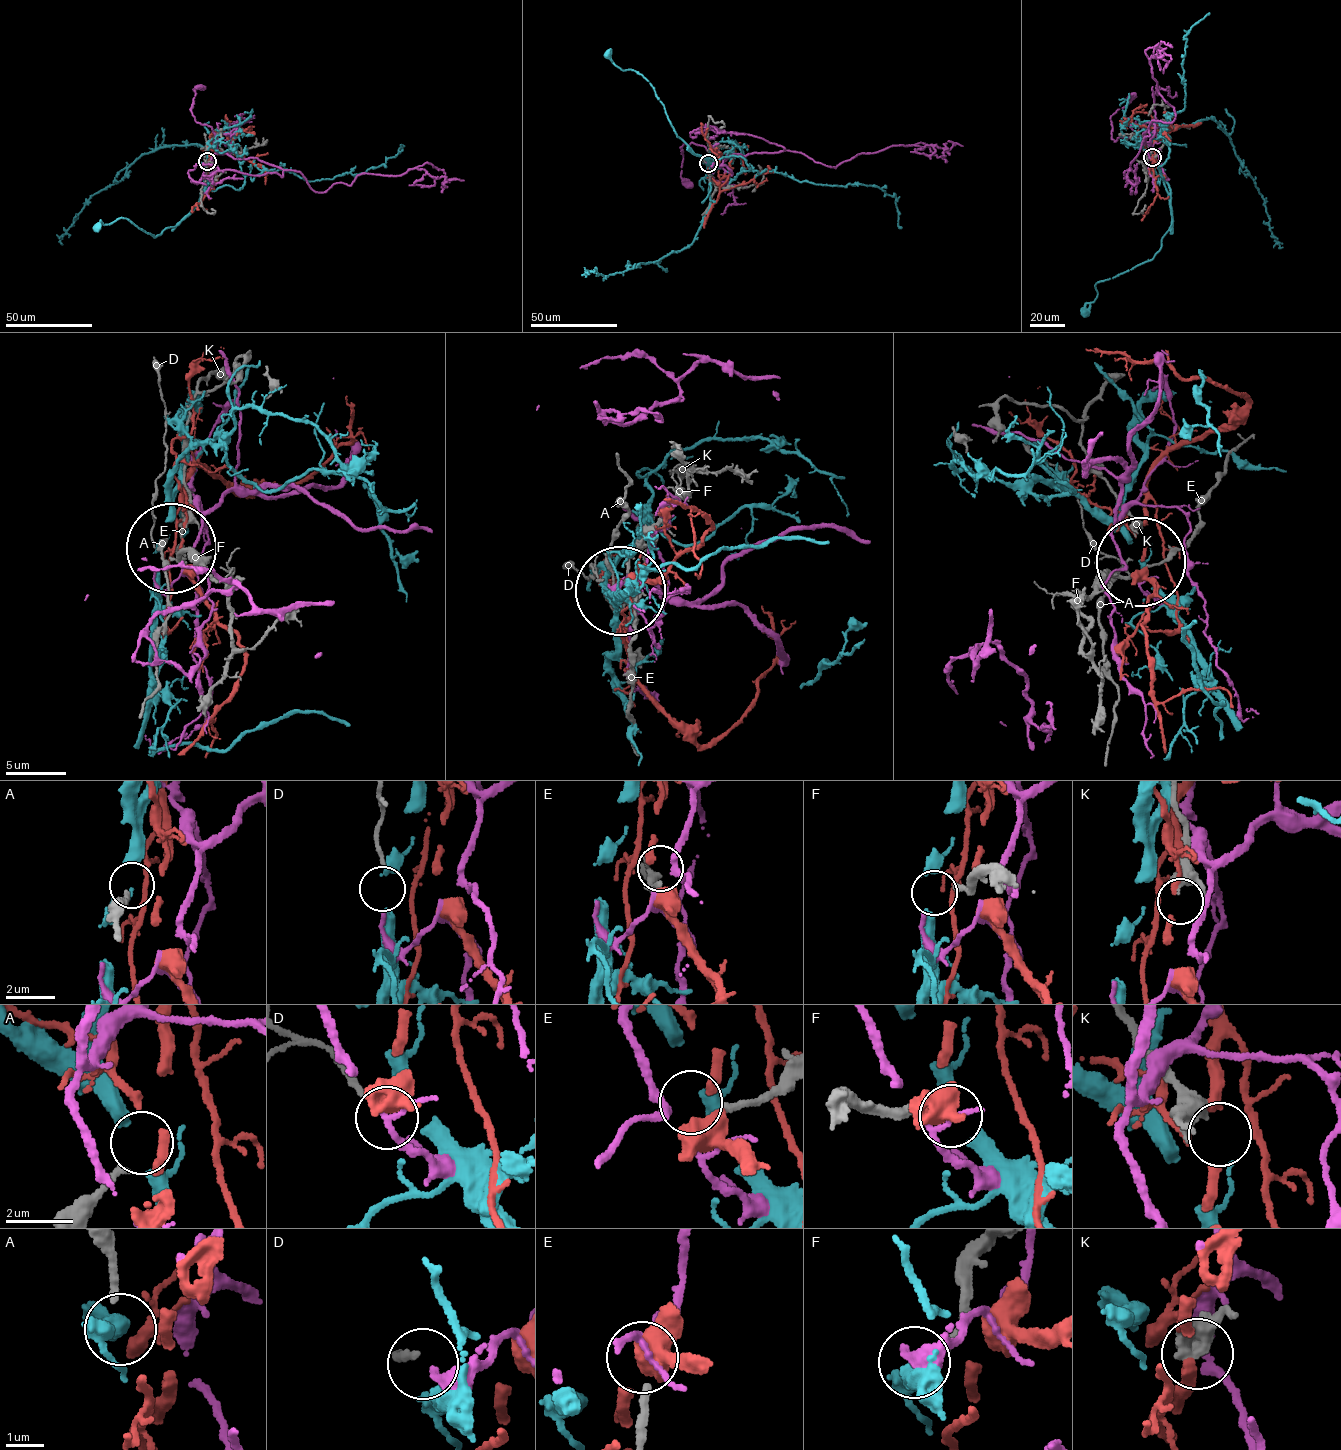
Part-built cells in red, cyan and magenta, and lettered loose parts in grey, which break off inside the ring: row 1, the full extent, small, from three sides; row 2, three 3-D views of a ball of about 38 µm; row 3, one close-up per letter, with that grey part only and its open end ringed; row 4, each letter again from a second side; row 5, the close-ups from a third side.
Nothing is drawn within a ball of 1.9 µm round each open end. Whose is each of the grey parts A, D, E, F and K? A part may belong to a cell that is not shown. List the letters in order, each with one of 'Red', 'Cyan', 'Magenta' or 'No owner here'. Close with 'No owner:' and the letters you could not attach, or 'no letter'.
A: No owner here
D: Magenta
E: No owner here
F: Cyan
K: No owner here
No owner: A, E, K

